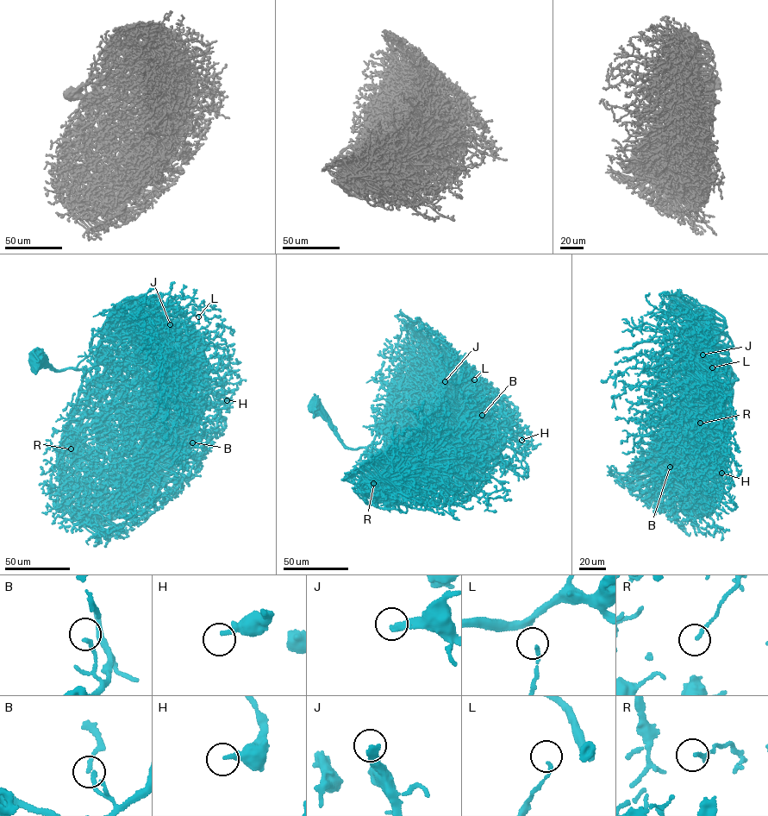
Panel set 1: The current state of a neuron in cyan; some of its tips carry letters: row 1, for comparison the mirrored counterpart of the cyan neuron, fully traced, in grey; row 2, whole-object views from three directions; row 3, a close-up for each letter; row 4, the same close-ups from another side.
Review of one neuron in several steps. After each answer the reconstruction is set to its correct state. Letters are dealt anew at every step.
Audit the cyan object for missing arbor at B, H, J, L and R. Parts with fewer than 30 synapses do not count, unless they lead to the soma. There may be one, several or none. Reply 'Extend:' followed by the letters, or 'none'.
Extend: J

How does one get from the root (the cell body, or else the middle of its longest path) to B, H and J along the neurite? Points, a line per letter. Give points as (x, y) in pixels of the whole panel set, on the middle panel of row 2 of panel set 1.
B: (315, 406), (346, 447), (384, 454), (399, 442), (437, 452), (441, 434), (482, 415)
H: (315, 406), (346, 447), (373, 453), (429, 456), (453, 448), (474, 449), (480, 417), (521, 440)
J: (315, 406), (346, 447), (396, 453), (434, 442), (442, 433), (441, 406), (449, 393), (445, 381)

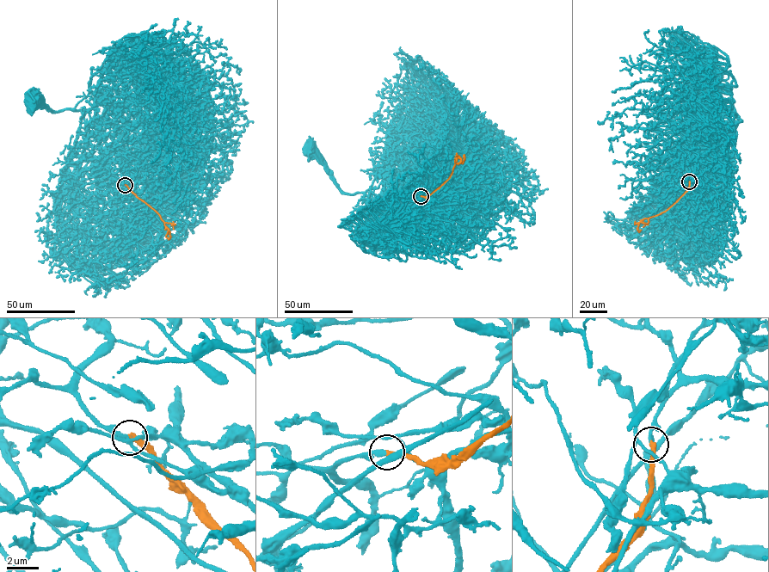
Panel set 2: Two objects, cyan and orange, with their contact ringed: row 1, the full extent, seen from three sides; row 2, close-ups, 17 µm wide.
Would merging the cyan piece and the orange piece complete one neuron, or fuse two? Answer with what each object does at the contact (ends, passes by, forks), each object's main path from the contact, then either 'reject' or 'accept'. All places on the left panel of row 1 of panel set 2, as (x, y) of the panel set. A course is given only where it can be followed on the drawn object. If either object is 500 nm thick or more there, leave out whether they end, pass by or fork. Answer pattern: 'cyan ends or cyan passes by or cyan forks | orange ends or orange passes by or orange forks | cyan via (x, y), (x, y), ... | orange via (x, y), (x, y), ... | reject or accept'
cyan passes by | orange ends | cyan via (125, 184), (120, 171), (126, 162), (113, 145), (101, 146), (84, 114), (32, 101) | orange via (125, 185), (159, 215), (169, 229), (169, 237), (166, 237) | accept

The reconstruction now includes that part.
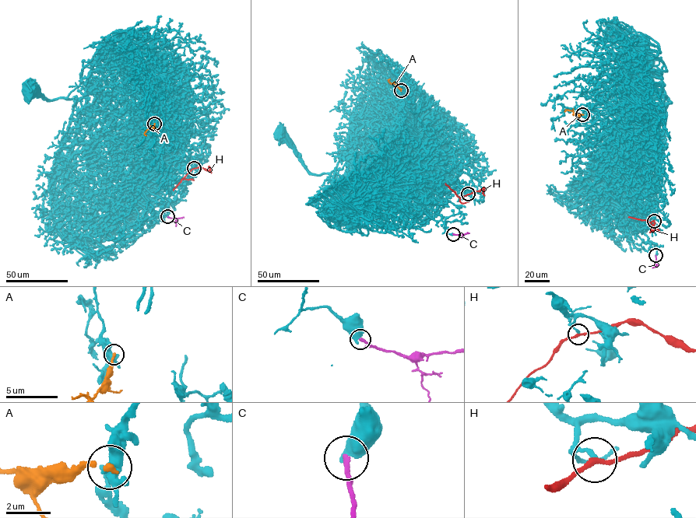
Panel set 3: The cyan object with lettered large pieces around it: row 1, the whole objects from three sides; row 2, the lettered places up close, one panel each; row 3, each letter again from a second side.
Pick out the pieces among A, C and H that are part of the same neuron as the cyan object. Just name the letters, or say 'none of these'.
none of these

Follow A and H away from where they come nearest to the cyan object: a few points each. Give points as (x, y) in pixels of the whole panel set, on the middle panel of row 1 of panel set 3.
A: (400, 90), (390, 82), (390, 78)
H: (468, 194), (459, 197), (445, 183)

